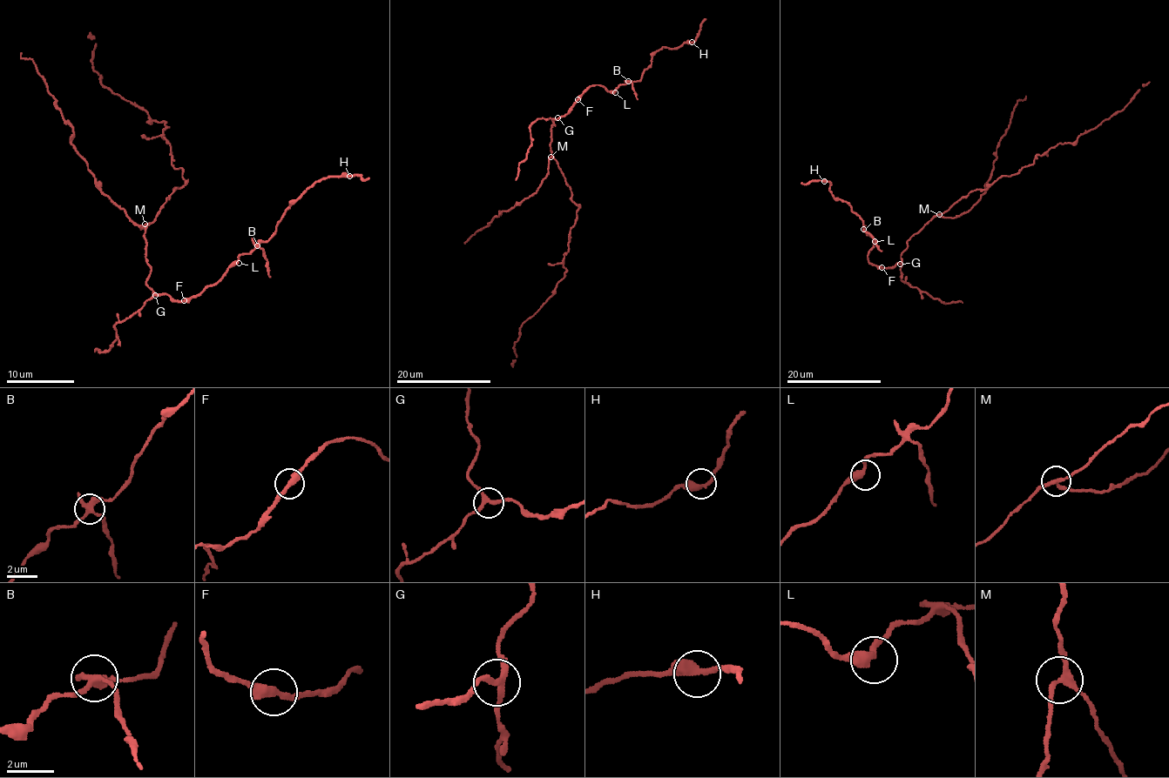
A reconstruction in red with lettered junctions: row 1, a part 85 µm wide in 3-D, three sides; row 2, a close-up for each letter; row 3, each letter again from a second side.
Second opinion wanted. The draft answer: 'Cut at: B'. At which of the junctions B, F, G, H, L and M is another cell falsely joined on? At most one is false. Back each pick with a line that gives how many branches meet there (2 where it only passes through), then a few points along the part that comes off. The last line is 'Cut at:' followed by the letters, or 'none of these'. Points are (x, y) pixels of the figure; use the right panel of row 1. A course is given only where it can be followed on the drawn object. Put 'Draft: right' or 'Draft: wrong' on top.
Draft: right
B: 3 | (863, 230), (881, 251)
Cut at: B

